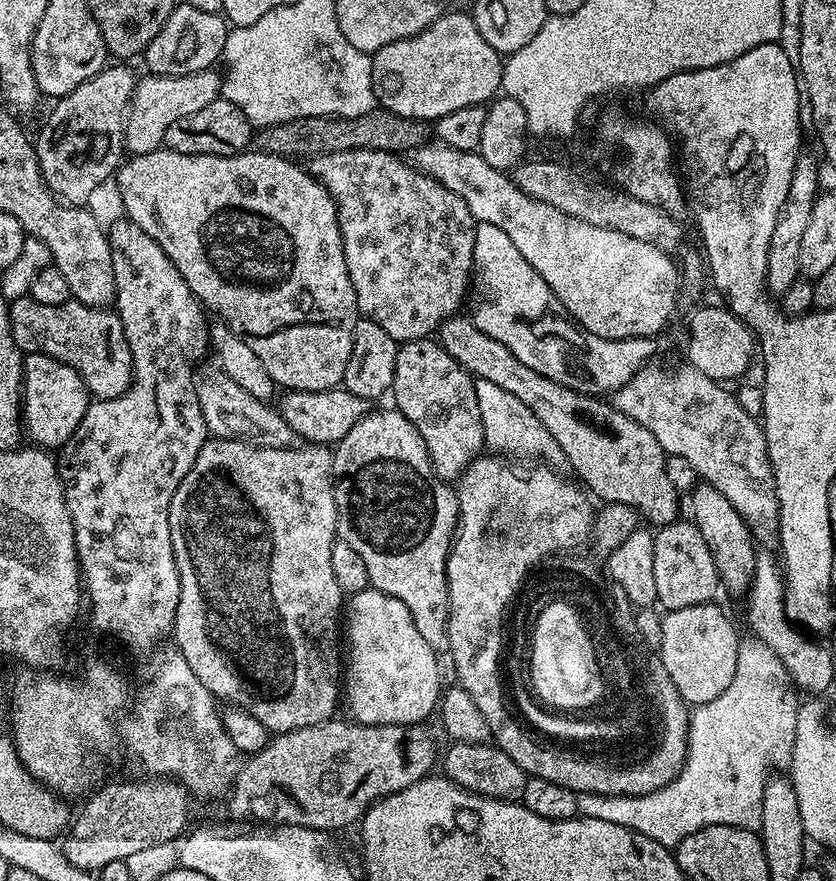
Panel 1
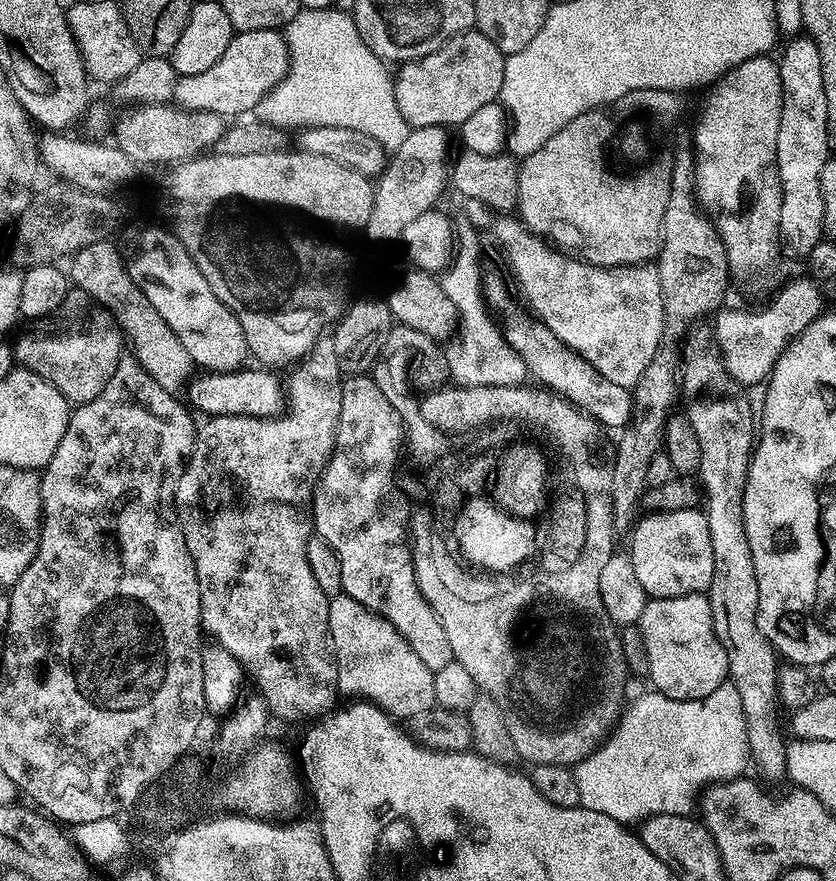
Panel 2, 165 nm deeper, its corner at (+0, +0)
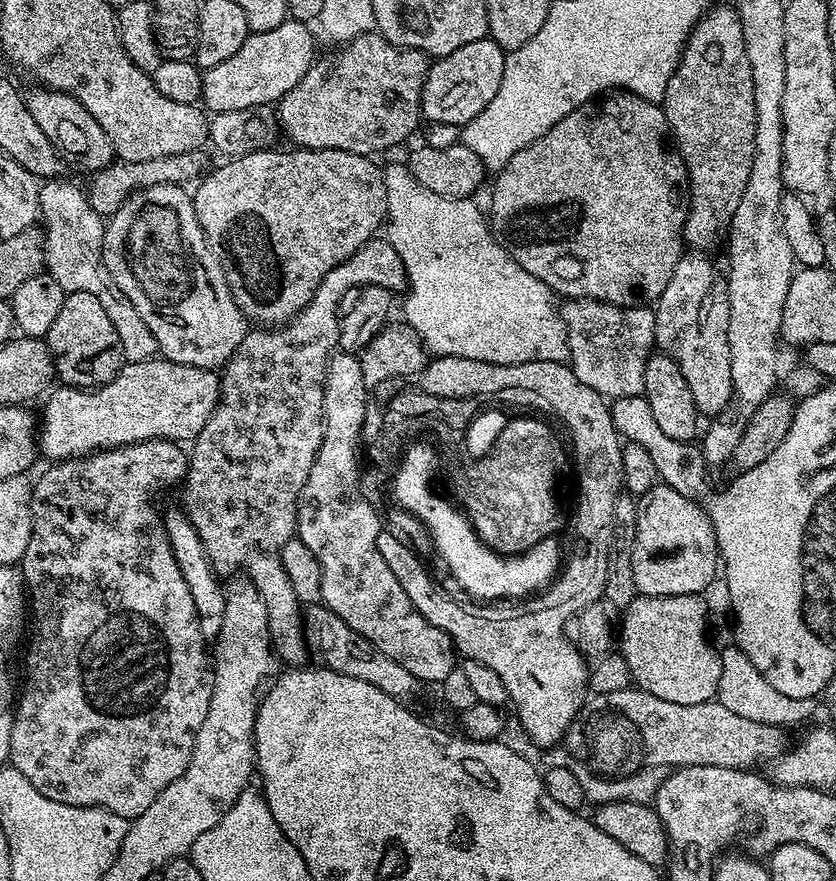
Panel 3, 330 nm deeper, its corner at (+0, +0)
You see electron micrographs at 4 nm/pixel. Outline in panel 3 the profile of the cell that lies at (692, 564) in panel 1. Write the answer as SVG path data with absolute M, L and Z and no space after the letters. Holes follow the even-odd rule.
M657 482L638 497L632 561L636 590L641 596L704 594L718 576L716 535L707 511L670 486Z

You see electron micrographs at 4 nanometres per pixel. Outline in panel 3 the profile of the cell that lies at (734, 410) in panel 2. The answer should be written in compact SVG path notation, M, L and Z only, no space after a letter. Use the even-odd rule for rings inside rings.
M704 254L681 255L678 266L674 266L674 274L670 282L666 282L666 290L654 301L656 313L656 343L659 351L665 352L674 362L678 362L678 370L690 386L690 394L694 394L697 413L701 417L716 418L728 411L732 402L732 375L730 374L730 298L728 297L727 279L708 261Z

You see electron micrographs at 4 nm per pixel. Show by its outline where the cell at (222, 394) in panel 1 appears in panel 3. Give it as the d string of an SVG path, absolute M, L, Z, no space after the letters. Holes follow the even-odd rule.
M52 178L40 185L39 219L42 224L44 220L45 224L43 233L47 275L54 277L65 293L89 292L98 298L98 302L102 302L110 322L114 322L114 330L118 330L118 342L122 342L127 363L151 360L158 352L154 334L150 334L150 326L142 322L130 298L118 290L102 259L105 221L88 204L85 189L64 179Z

